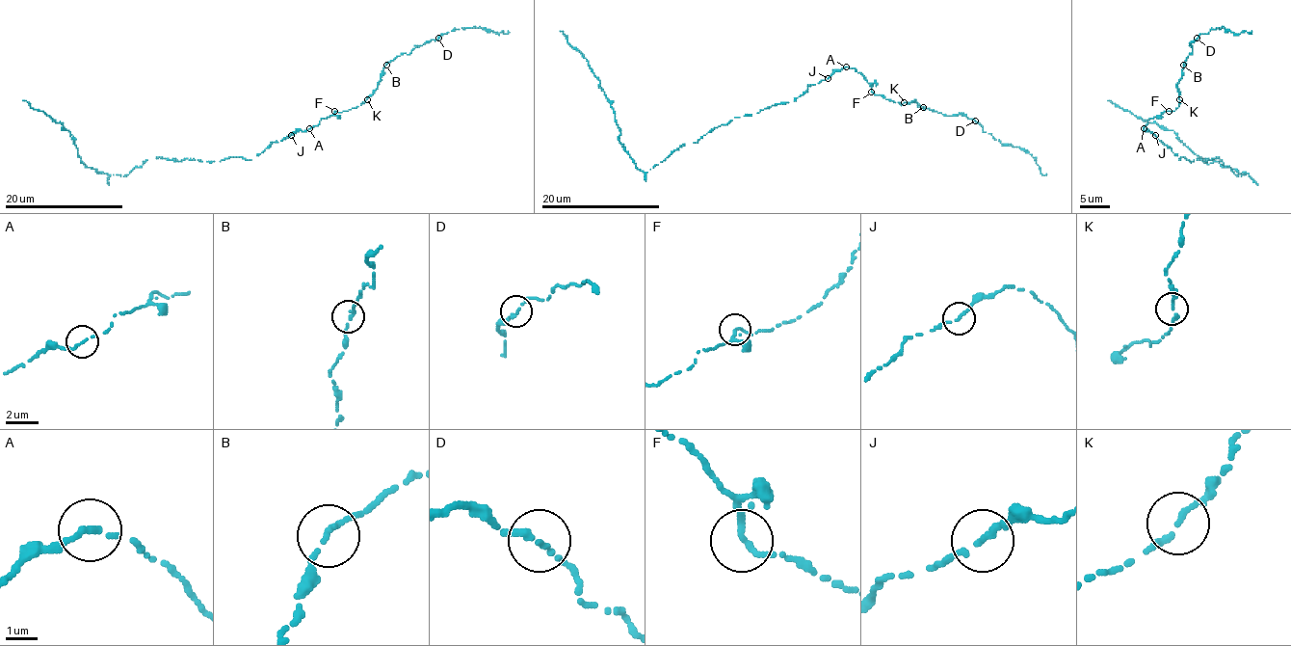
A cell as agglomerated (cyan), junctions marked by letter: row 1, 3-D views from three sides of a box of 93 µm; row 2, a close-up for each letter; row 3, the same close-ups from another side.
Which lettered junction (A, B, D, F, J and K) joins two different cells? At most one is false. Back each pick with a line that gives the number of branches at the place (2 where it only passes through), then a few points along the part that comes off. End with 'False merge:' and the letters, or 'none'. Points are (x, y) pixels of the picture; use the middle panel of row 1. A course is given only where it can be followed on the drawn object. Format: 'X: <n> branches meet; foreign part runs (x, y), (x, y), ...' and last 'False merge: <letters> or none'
False merge: none

